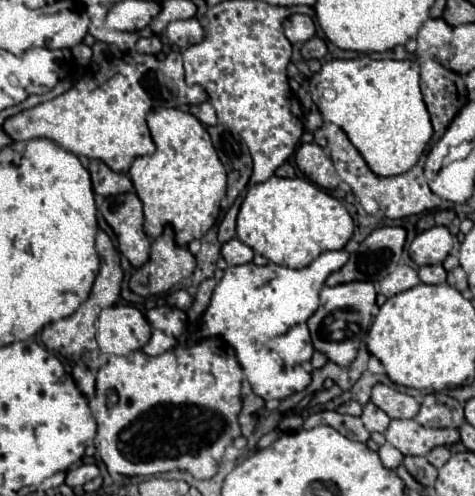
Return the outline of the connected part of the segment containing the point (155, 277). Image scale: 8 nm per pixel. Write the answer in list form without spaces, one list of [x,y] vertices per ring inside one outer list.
[[[166,227],[160,237],[152,241],[148,263],[144,263],[130,277],[130,289],[136,295],[156,295],[170,291],[176,283],[190,277],[196,269],[194,255],[176,245],[174,229]]]

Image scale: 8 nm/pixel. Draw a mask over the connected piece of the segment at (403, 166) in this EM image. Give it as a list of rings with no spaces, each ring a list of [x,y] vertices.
[[[332,59],[323,63],[318,73],[304,78],[303,84],[308,87],[311,95],[312,111],[319,110],[324,115],[326,123],[336,123],[340,129],[344,129],[352,145],[362,153],[368,167],[376,175],[390,177],[412,169],[432,137],[432,123],[420,93],[420,65],[414,59]]]

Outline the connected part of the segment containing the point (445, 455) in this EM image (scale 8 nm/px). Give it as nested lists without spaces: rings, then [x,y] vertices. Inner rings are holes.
[[[436,447],[428,453],[428,461],[434,465],[434,467],[442,467],[448,459],[450,459],[450,449],[448,447]]]

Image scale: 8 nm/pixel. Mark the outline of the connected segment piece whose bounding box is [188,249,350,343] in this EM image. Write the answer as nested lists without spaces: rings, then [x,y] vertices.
[[[340,249],[322,253],[304,269],[290,269],[274,263],[268,263],[264,267],[258,267],[254,263],[228,267],[214,289],[210,307],[206,309],[200,327],[188,339],[188,343],[192,343],[200,335],[222,335],[226,325],[236,325],[248,331],[248,335],[256,343],[266,343],[272,337],[284,335],[290,327],[306,323],[308,317],[318,309],[318,293],[324,287],[326,277],[338,271],[348,261],[348,257],[350,253],[346,249]]]

